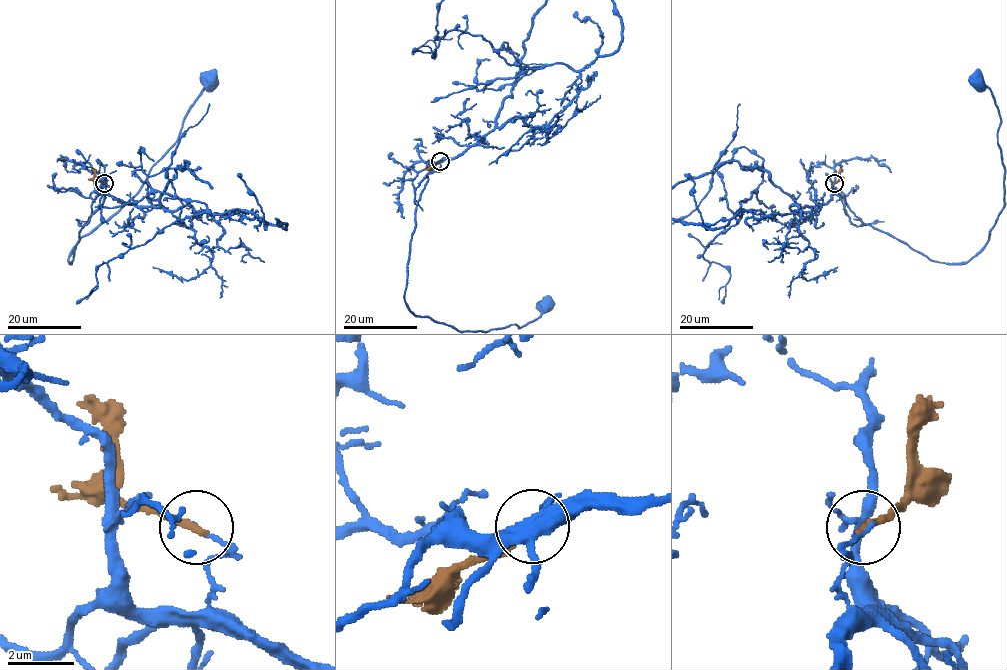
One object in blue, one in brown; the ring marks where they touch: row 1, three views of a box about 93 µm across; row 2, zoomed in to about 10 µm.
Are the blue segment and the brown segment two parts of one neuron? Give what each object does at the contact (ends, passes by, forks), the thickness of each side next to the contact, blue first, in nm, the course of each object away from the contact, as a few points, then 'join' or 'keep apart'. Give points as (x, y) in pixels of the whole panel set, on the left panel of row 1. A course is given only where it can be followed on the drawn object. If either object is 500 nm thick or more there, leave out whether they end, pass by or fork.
blue ends there; brown ends there; 110 nm thick on the blue side, 200 nm on the other; blue runs (104, 183), (71, 264), (68, 254), (79, 240), (137, 193), (209, 83); brown runs (104, 183), (96, 180), (90, 170); keep apart

